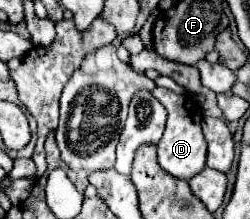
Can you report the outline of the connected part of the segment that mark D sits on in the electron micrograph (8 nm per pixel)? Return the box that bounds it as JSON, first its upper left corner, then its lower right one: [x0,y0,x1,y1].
[152,87,206,179]

